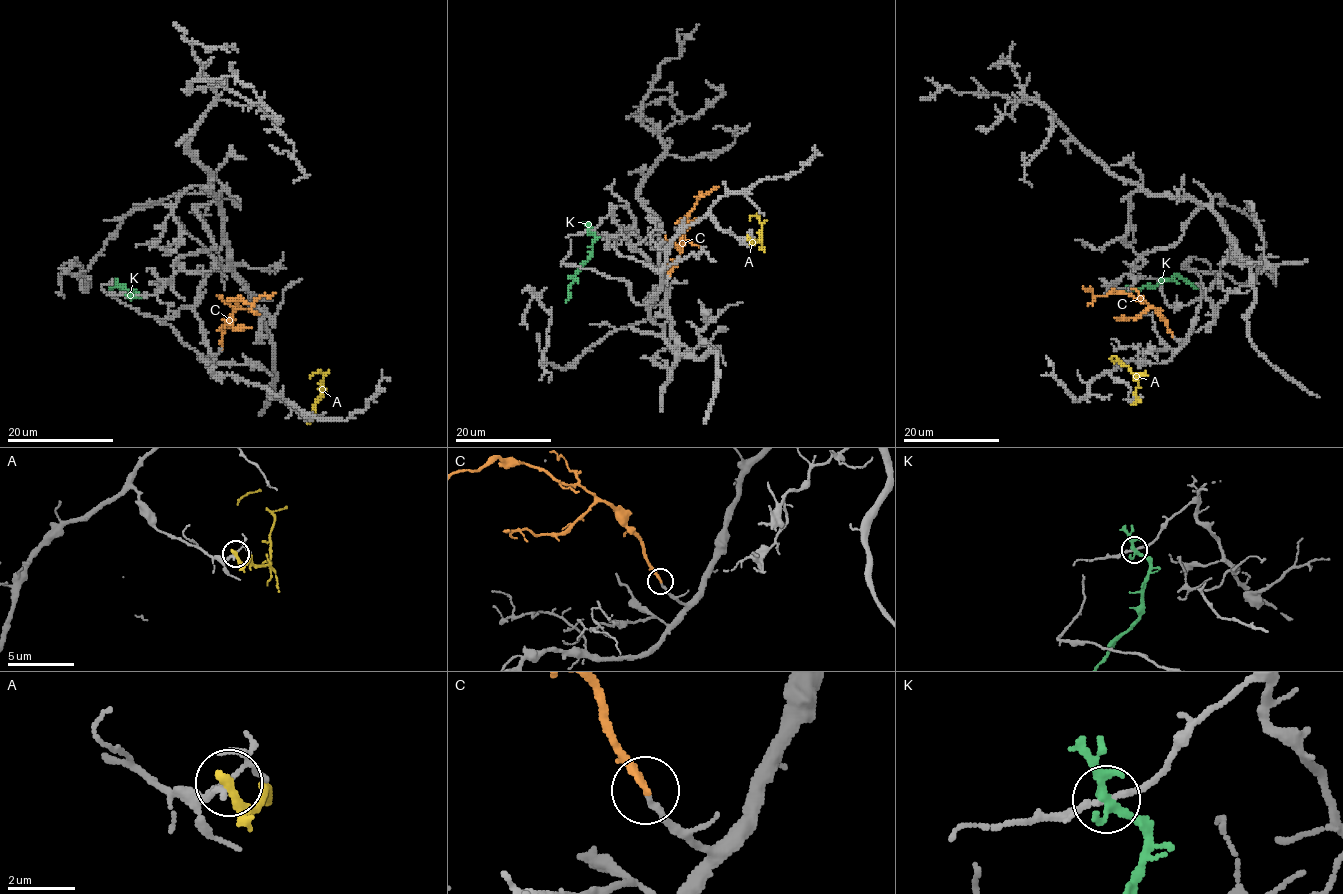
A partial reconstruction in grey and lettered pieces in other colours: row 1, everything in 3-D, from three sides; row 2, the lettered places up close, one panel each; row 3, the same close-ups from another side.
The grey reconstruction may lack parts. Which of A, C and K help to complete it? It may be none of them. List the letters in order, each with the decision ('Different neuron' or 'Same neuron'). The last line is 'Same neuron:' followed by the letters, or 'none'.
A: Different neuron
C: Same neuron
K: Different neuron
Same neuron: C

